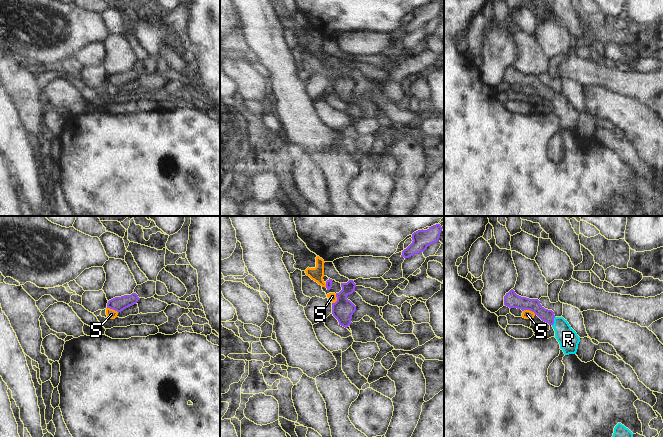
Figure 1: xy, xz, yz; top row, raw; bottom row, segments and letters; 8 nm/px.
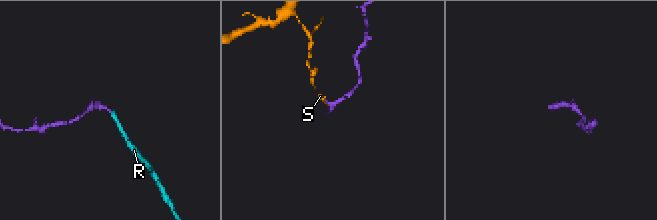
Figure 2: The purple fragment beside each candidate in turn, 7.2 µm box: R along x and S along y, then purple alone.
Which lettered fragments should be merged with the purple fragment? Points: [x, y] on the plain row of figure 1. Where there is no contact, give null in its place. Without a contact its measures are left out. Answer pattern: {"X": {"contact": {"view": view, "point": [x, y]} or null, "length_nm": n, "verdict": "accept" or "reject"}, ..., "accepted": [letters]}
{"R": {"contact": {"view": "yz", "point": [553, 97]}, "length_nm": 80, "verdict": "accept"}, "S": {"contact": {"view": "yz", "point": [529, 85]}, "length_nm": 110, "verdict": "reject"}, "accepted": ["R"]}

